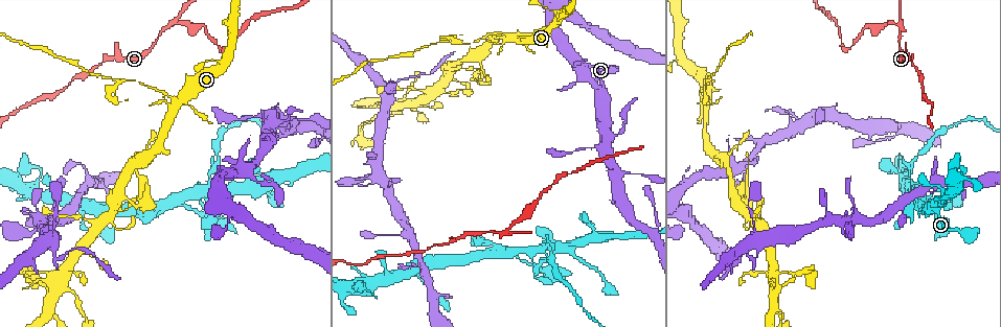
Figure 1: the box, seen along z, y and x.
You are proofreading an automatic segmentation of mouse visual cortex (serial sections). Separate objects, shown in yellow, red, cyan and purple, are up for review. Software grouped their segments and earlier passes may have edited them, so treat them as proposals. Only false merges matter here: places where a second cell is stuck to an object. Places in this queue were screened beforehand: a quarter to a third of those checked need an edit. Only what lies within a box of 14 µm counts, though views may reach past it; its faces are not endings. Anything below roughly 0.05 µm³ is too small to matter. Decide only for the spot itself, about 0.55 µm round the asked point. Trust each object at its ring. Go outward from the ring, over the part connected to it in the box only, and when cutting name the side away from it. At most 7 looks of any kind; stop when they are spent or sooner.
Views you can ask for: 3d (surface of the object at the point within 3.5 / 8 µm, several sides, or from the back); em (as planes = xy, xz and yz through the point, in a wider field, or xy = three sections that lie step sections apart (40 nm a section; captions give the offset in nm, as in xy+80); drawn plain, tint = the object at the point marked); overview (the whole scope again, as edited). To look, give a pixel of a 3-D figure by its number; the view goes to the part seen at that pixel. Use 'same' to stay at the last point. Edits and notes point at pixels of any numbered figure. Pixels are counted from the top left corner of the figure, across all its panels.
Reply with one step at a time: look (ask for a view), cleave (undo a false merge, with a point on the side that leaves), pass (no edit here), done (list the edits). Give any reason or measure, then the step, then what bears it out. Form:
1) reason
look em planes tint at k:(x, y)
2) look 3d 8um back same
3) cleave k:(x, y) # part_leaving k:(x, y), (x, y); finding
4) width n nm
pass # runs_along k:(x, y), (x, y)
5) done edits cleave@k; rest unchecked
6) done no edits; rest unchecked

three arms meet
look 3d 3.5um at 1:(899, 21)

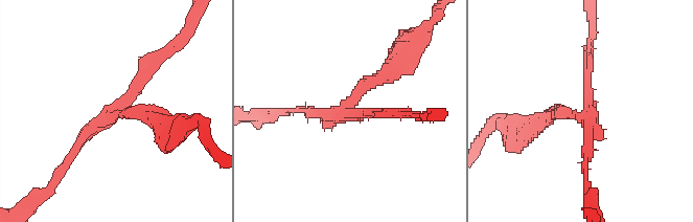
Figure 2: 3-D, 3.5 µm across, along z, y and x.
look em xy step 1 tint at 2:(108, 114)

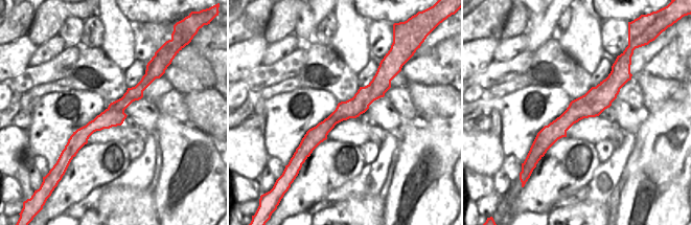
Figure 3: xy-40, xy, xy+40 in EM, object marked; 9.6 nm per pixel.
another direction
look em planes tint same

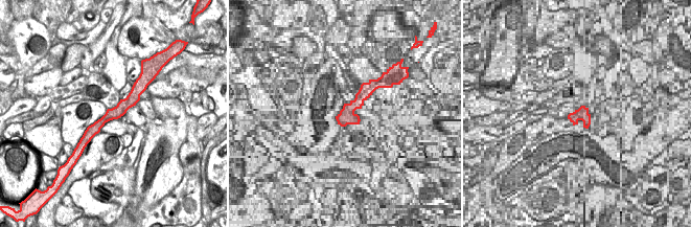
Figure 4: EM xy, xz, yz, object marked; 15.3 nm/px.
arm_widths 150, 150, 200 nm
cleave 2:(373, 80) # part_leaving 2:(344, 106), (386, 74), (418, 39); a second cell is stuck on

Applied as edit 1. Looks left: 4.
look overview

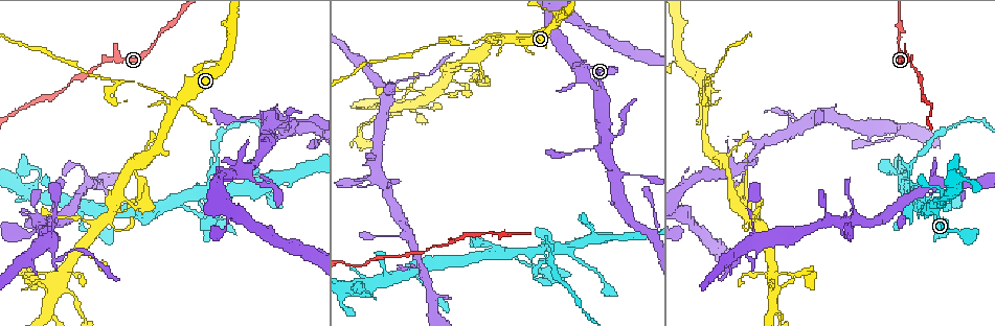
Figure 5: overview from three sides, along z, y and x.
a narrow waist
look 3d 3.5um at 5:(910, 61)

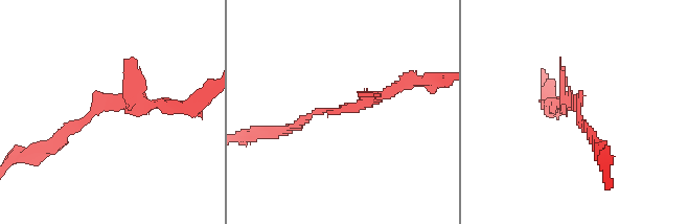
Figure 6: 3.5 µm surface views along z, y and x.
now the EM
look em xy step 2 tint at 6:(90, 113)

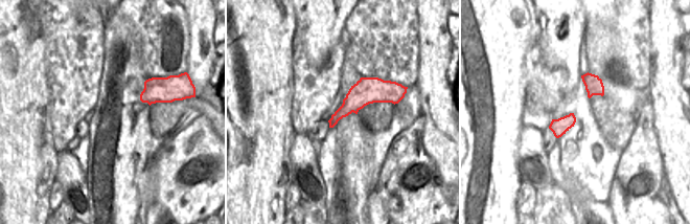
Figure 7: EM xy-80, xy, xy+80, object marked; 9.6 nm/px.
pass # runs_along 6:(152, 106), (104, 99), (37, 148); continuous, no second cell

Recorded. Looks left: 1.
done edits cleave@2; rest unchecked

